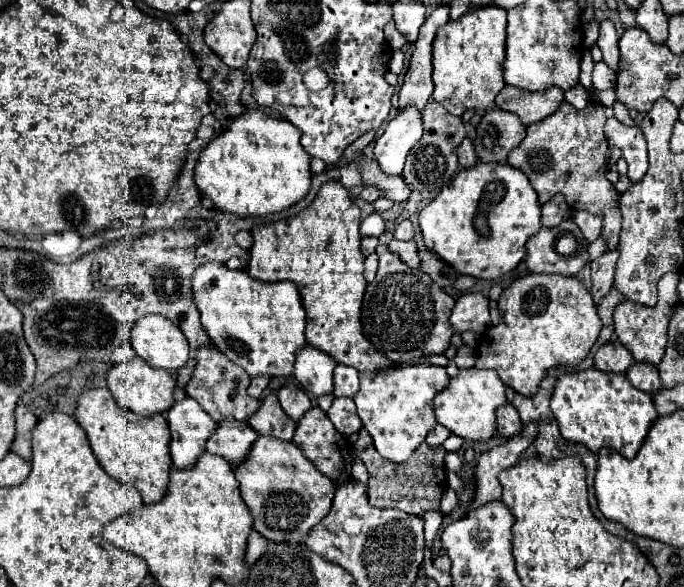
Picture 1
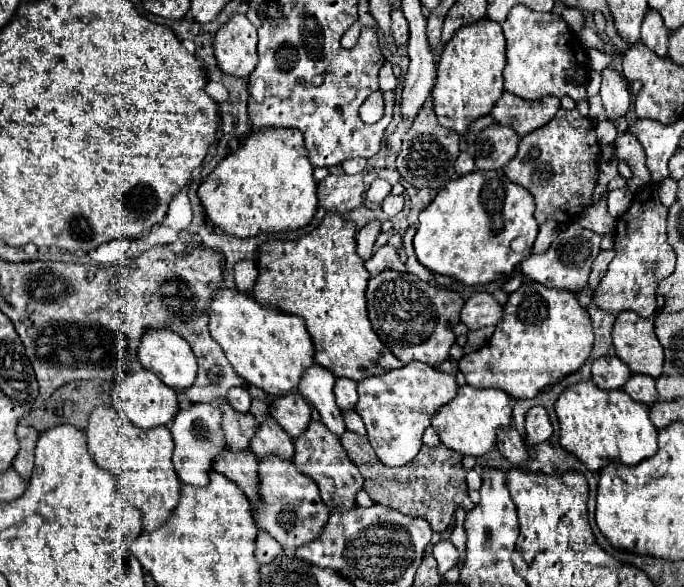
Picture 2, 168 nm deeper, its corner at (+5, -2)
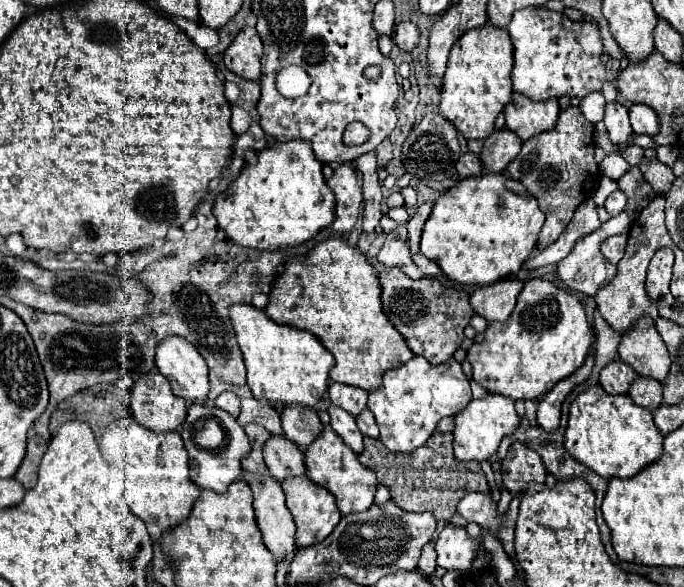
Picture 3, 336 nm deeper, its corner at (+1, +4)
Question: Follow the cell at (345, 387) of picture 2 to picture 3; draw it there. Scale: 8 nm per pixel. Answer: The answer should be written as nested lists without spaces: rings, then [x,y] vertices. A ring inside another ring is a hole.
[[[331,383],[329,399],[331,399],[331,403],[349,411],[353,417],[357,417],[367,407],[367,391],[361,387],[353,387],[353,385]]]

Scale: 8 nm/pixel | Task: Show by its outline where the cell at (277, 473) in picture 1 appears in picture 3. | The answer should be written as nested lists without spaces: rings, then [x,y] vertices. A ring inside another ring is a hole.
[[[307,475],[287,477],[285,481],[281,481],[281,487],[283,487],[283,493],[287,497],[287,509],[291,511],[295,527],[297,527],[295,543],[299,547],[307,547],[307,545],[323,541],[341,519],[341,513],[335,505],[335,497],[327,489],[323,489],[321,485],[315,485]]]

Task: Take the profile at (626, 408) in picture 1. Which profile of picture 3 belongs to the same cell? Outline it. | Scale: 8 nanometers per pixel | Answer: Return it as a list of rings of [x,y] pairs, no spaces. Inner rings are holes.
[[[599,385],[587,387],[569,409],[565,449],[605,479],[633,477],[663,453],[663,435],[653,423],[649,409],[635,405],[627,395],[609,395]]]

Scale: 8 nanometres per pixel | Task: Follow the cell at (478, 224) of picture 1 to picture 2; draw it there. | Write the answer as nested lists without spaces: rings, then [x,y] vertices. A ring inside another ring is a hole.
[[[473,171],[445,185],[431,201],[427,209],[419,215],[419,229],[415,233],[415,253],[421,265],[425,265],[433,273],[447,275],[467,287],[485,285],[497,281],[505,275],[511,275],[513,269],[531,255],[533,241],[537,237],[539,225],[533,217],[535,203],[529,191],[523,187],[509,183],[503,171]]]

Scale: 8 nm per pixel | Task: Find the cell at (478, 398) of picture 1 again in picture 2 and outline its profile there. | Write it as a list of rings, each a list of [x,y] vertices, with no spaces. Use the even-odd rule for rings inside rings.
[[[459,387],[457,397],[439,409],[439,413],[431,419],[431,425],[437,429],[441,443],[461,455],[483,457],[493,449],[497,439],[497,429],[511,427],[513,411],[509,407],[509,395],[499,389],[475,389],[475,387]]]

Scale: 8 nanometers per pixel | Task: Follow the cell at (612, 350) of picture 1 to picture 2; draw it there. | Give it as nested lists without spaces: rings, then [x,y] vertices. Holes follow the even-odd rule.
[[[601,357],[593,361],[593,381],[605,391],[621,389],[629,377],[631,371],[619,357]]]

